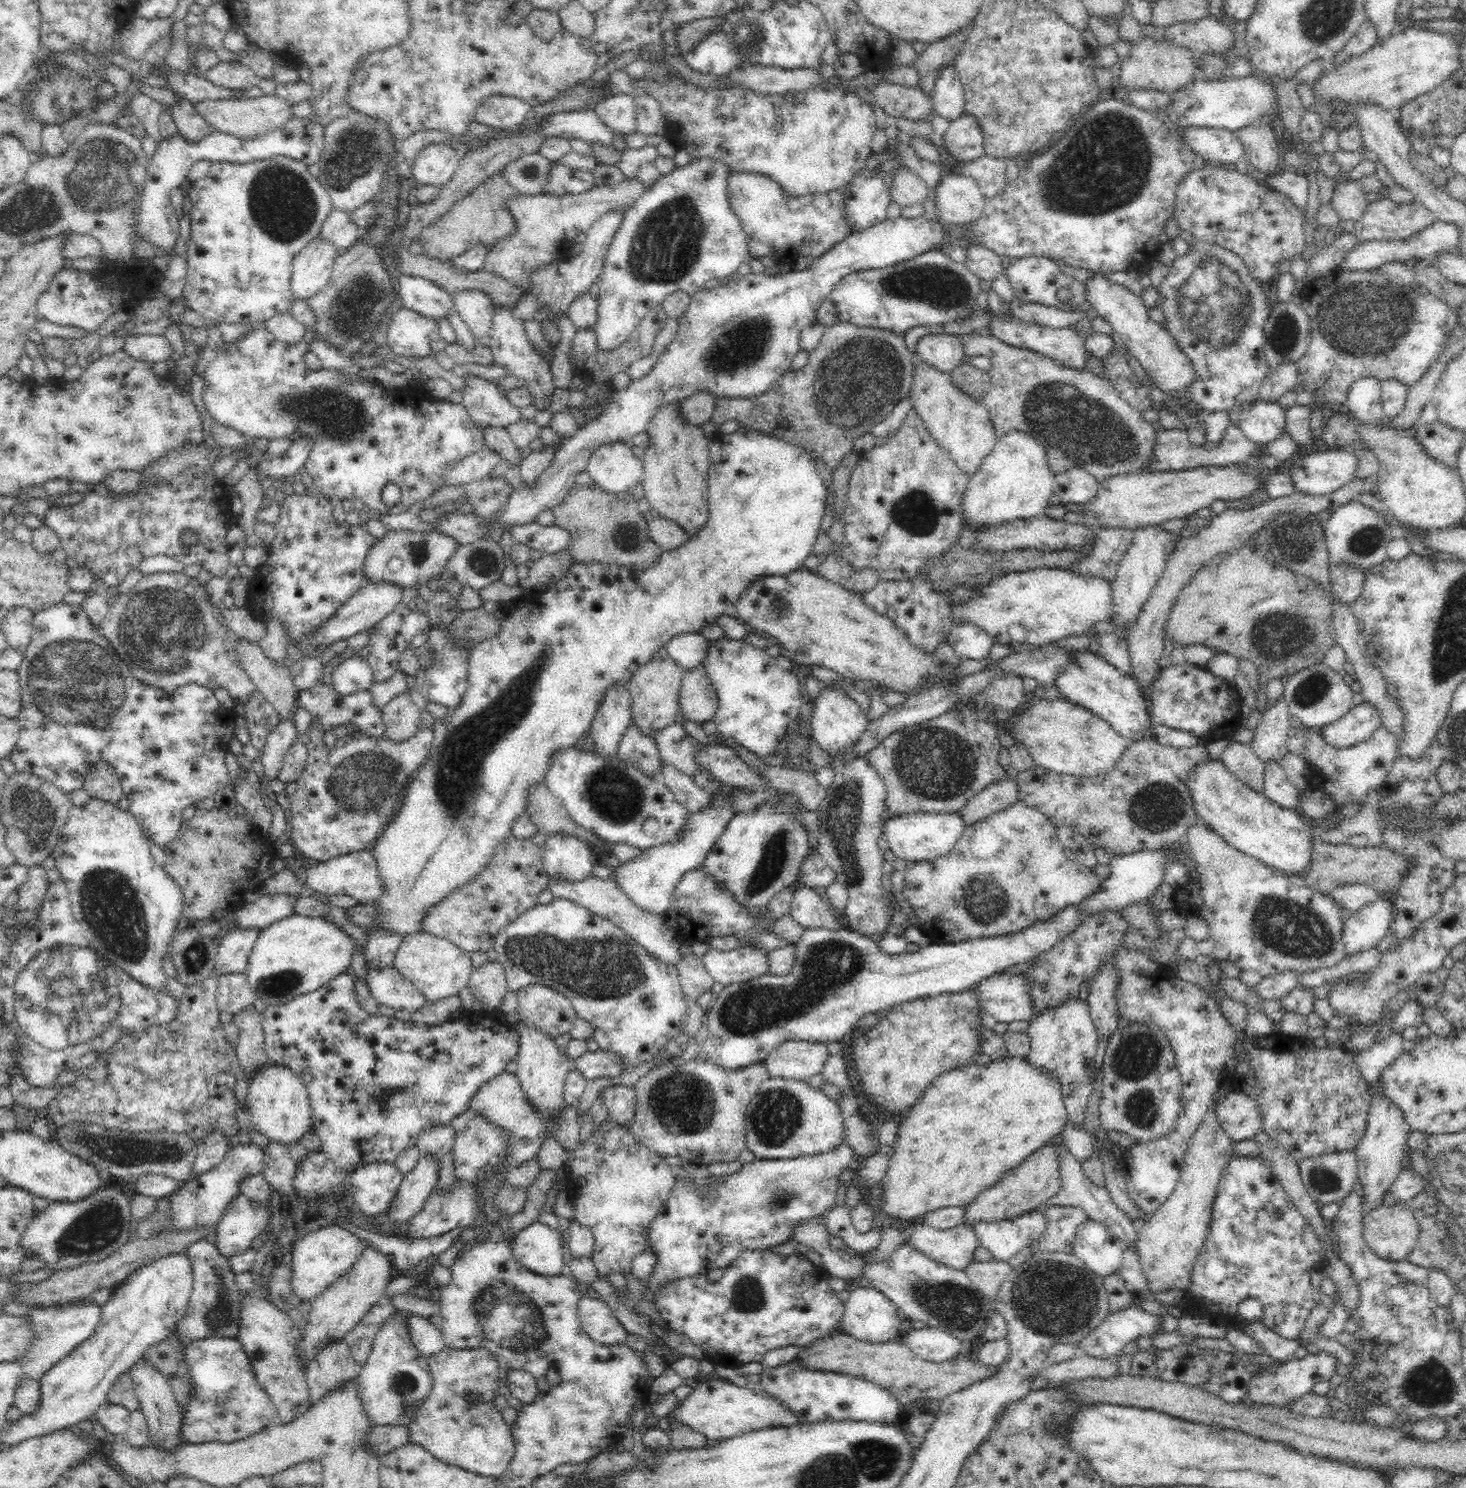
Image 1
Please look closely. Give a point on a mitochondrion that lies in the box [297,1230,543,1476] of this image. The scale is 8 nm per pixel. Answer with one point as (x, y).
(405, 1383)

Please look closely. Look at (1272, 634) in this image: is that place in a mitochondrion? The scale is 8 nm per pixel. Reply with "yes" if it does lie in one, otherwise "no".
yes

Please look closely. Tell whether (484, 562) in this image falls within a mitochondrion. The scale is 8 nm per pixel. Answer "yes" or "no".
yes

